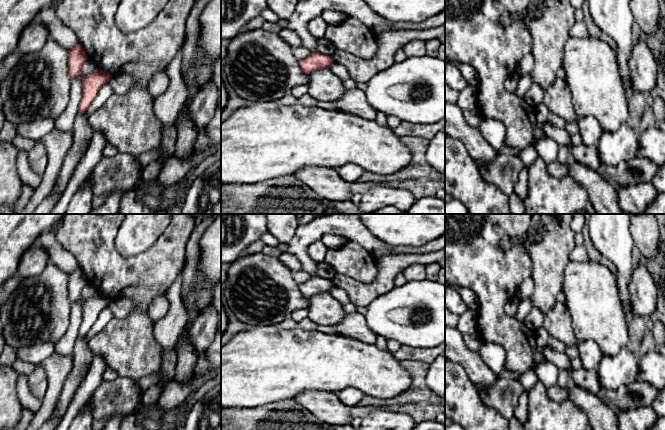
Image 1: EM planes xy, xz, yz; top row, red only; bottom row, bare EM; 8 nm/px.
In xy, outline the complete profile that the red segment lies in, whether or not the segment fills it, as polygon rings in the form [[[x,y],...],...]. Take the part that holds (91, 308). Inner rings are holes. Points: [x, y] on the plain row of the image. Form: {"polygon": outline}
{"polygon": [[[96,293],[85,300],[82,304],[82,321],[79,328],[78,337],[84,337],[92,326],[98,321],[100,312],[109,306],[112,298]]]}

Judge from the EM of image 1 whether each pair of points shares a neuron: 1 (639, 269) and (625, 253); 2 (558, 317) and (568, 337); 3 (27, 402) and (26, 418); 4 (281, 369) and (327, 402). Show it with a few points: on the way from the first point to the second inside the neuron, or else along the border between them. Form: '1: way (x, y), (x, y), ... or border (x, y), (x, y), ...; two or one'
1: border (635, 262), (629, 287); two
2: way (558, 322), (558, 325), (564, 332); one
3: border (22, 406), (35, 413); two
4: border (334, 392), (305, 390), (292, 398); two

